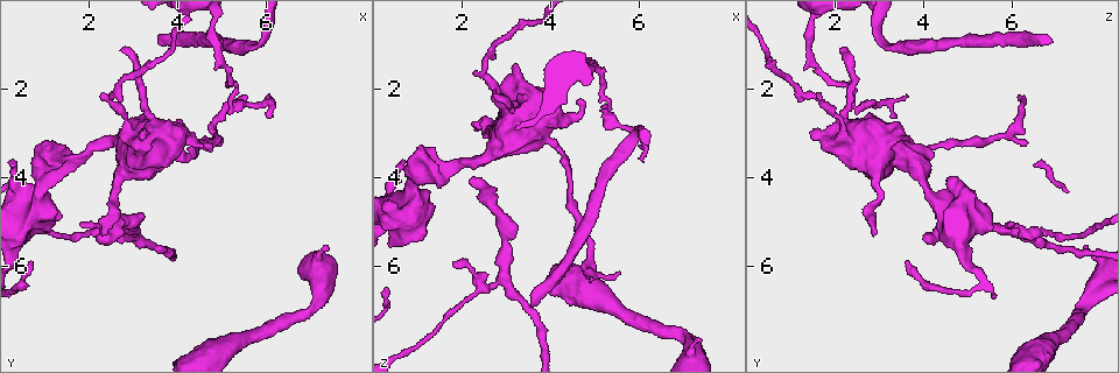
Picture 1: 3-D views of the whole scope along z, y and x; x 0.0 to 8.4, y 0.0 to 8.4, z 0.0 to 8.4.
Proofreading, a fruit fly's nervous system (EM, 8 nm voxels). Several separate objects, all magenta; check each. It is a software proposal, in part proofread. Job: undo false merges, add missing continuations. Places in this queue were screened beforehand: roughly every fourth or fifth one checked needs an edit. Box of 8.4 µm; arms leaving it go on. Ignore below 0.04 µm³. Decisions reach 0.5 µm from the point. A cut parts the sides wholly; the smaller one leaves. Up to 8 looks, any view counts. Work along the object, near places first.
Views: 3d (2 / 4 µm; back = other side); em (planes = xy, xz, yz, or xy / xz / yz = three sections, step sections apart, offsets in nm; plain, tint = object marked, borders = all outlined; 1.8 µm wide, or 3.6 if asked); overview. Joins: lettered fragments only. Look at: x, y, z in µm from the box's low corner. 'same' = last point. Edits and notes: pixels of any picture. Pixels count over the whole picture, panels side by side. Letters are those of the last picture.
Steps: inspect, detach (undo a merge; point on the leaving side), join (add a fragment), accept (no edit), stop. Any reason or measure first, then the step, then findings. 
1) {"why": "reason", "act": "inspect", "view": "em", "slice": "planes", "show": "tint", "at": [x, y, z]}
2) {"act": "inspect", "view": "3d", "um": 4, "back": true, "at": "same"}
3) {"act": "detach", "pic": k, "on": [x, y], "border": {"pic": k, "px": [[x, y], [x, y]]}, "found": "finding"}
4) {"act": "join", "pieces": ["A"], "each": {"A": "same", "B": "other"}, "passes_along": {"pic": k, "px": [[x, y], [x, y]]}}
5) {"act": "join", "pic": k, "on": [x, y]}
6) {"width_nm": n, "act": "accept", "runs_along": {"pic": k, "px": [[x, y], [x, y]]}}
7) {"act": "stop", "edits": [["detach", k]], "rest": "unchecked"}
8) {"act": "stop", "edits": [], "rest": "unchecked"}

{"why": "branch stops here", "act": "inspect", "view": "em", "slice": "planes", "show": "borders", "at": [7.35, 5.50, 7.75]}

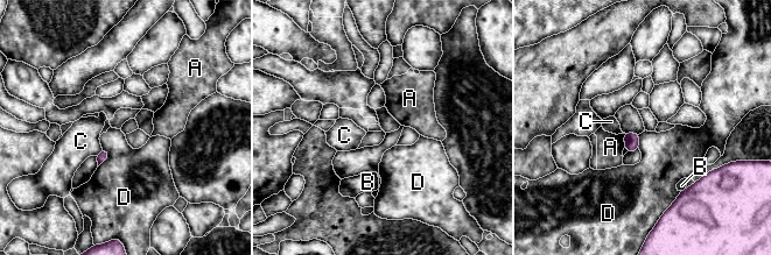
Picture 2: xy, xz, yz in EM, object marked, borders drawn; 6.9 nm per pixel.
{"act": "accept", "each": {"A": "other", "B": "other", "C": "other", "D": "other"}, "border": {"pic": 2, "px": [[105, 149], [109, 155], [98, 167]]}, "found": "none of them fits"}

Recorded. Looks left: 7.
{"why": "thick turns thin", "act": "inspect", "view": "3d", "um": 4, "at": [5.35, 7.75, 6.90]}

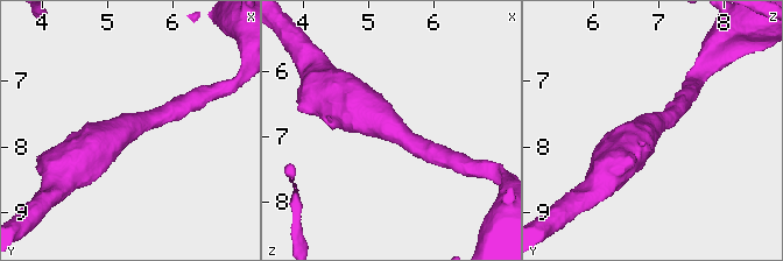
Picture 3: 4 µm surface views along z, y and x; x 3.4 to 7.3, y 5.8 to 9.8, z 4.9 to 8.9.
{"arm_widths_nm": [280, 650], "act": "inspect", "view": "em", "um": 3.6, "slice": "planes", "show": "borders", "at": [5.30, 7.65, 6.85]}

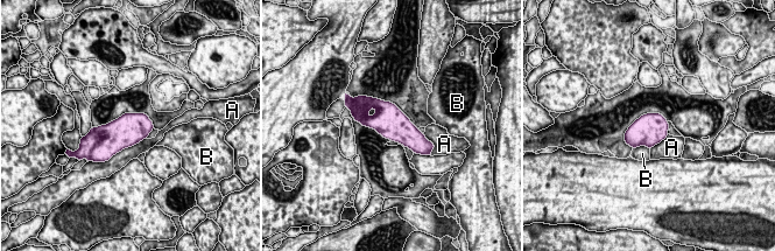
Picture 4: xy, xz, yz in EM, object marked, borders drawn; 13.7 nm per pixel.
{"width_nm": 440, "act": "accept", "each": {"A": "other", "B": "other"}, "border": {"pic": 4, "px": [[146, 137], [122, 148], [108, 159]]}, "found": "continuous, no second cell"}

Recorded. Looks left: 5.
{"why": "free end", "act": "inspect", "view": "3d", "um": 4, "at": [2.15, 5.30, 4.10]}

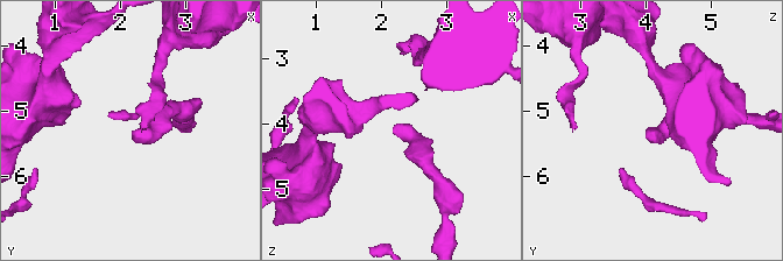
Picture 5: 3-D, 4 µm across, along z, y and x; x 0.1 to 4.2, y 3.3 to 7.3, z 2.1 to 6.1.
{"act": "inspect", "view": "em", "slice": "yz", "step": 8, "show": "borders", "at": [2.20, 5.35, 4.10]}

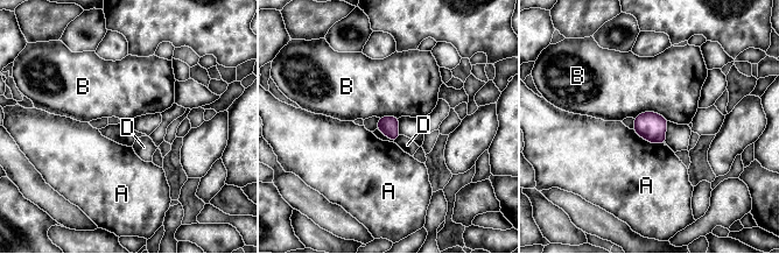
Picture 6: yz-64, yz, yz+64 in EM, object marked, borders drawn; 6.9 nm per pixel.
{"act": "accept", "each": {"A": "other", "B": "other", "D": "other"}, "border": {"pic": 6, "px": [[633, 118], [657, 112], [668, 120]]}, "found": "none of them fits"}

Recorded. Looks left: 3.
{"why": "free end", "act": "inspect", "view": "em", "slice": "planes", "show": "borders", "at": [3.65, 0.95, 6.85]}

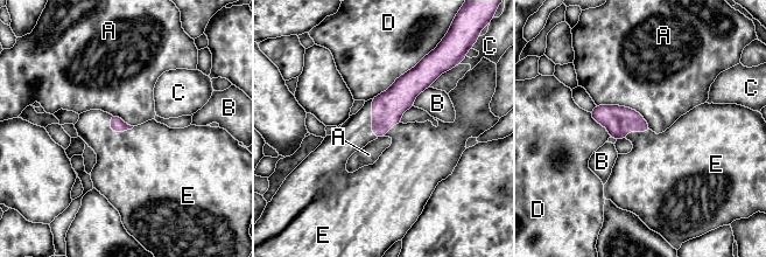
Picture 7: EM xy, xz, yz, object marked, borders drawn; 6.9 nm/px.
{"act": "join", "pieces": ["E"], "each": {"A": "other", "B": "other", "C": "other", "D": "other", "E": "same"}, "found": "the cell continues"}

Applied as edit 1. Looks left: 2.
{"act": "stop", "edits": [["join", 7]], "rest": "unchecked"}

